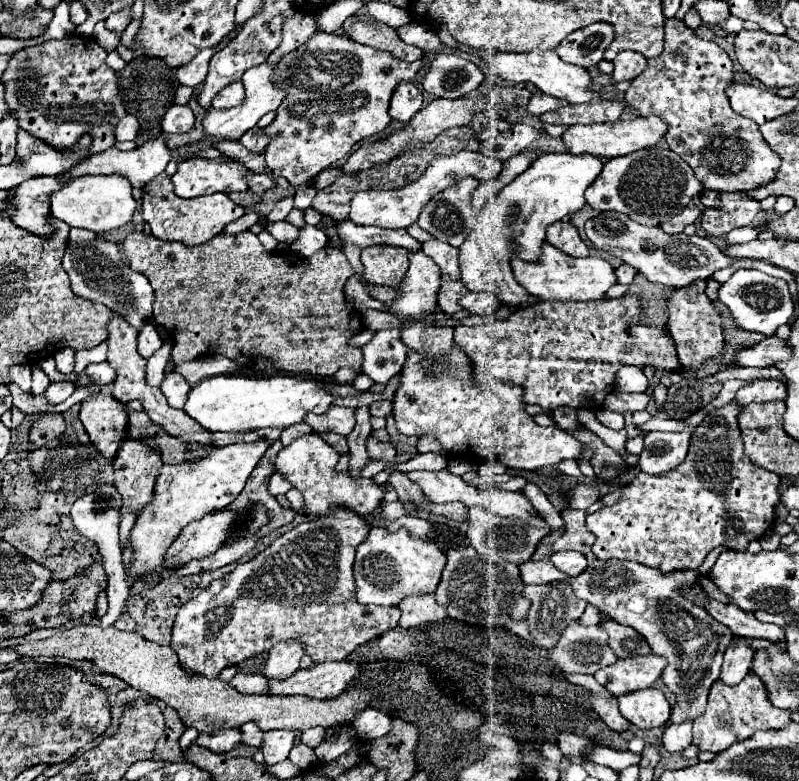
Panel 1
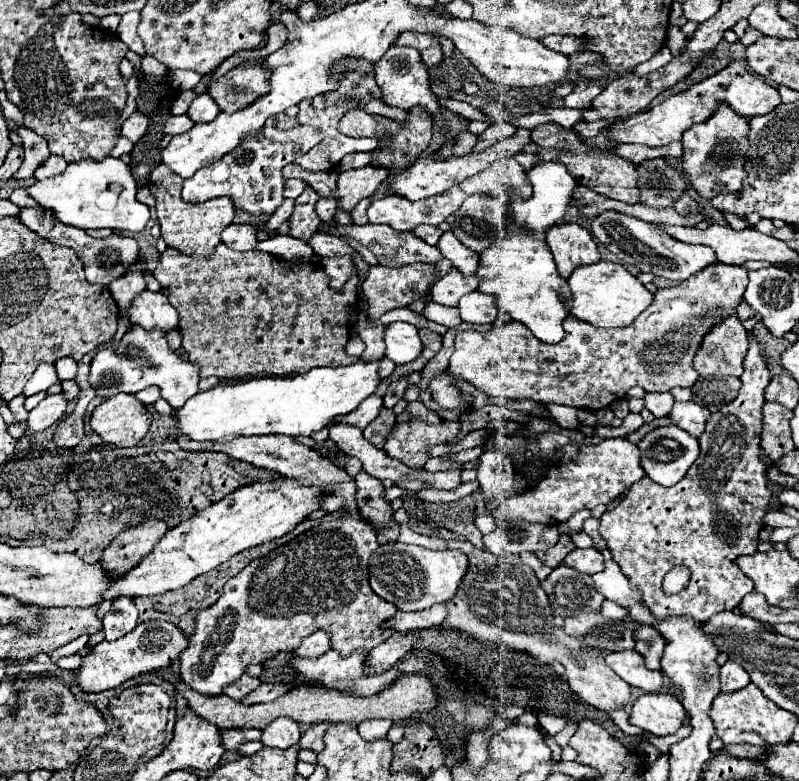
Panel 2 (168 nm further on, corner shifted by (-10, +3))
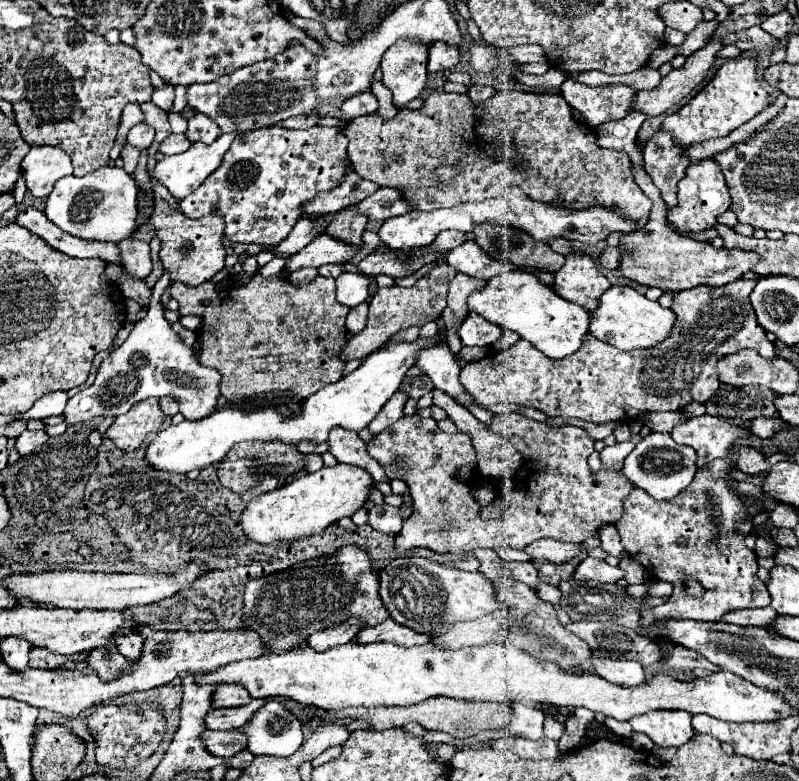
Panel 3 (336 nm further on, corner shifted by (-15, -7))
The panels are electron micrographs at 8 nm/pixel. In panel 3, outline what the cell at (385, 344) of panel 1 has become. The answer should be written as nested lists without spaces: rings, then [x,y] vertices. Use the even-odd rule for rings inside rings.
[[[447,345],[425,349],[417,357],[417,367],[425,369],[425,373],[431,377],[435,389],[441,389],[443,393],[451,395],[459,403],[467,403],[467,409],[481,421],[481,423],[491,423],[491,413],[485,411],[481,405],[473,401],[473,397],[463,389],[459,383],[459,371],[461,365],[455,361]]]

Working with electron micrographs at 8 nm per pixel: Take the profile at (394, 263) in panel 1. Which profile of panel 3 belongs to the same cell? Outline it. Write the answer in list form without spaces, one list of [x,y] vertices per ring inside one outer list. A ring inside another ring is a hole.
[[[439,263],[437,267],[433,267],[427,275],[423,275],[413,287],[385,287],[379,289],[377,295],[371,299],[369,303],[369,319],[367,319],[367,327],[353,335],[347,345],[339,351],[339,359],[343,359],[345,363],[351,359],[361,359],[367,357],[371,353],[375,353],[377,349],[381,349],[395,333],[399,333],[401,329],[407,327],[421,327],[429,321],[437,321],[445,309],[445,301],[447,301],[447,287],[451,283],[451,279],[457,275],[457,269],[453,269],[447,263]]]

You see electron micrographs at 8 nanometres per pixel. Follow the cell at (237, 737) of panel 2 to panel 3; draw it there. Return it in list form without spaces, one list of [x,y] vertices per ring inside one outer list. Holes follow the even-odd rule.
[[[231,729],[231,731],[205,731],[203,733],[203,745],[209,749],[209,753],[217,757],[233,757],[235,753],[243,751],[247,747],[245,733]]]

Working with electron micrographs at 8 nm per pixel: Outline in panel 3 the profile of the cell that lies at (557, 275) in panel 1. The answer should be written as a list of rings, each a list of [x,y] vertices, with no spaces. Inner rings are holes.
[[[609,287],[601,295],[597,311],[591,313],[589,333],[599,341],[605,341],[617,347],[619,351],[649,349],[651,345],[659,345],[671,335],[673,323],[675,323],[675,313],[671,309],[665,309],[659,303],[649,301],[633,287]]]

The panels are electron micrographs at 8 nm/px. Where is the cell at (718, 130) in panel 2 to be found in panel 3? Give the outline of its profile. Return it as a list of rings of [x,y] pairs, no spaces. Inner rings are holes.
[[[703,159],[697,165],[689,165],[685,177],[679,181],[677,207],[667,209],[667,223],[671,223],[671,229],[675,233],[691,237],[691,233],[701,233],[705,229],[715,227],[717,217],[725,213],[729,205],[731,205],[731,197],[725,179],[719,171],[719,165],[713,159]]]

